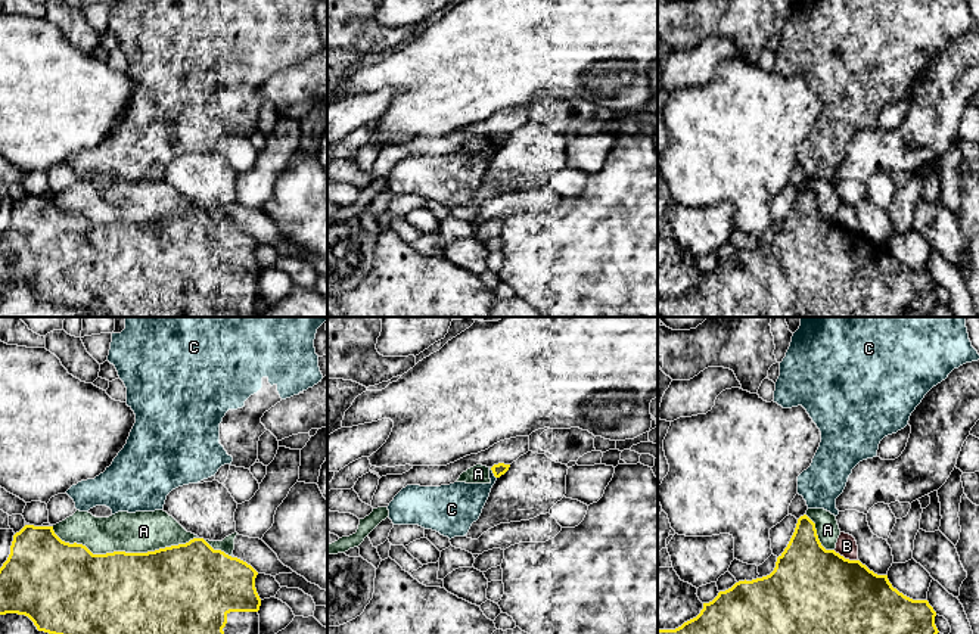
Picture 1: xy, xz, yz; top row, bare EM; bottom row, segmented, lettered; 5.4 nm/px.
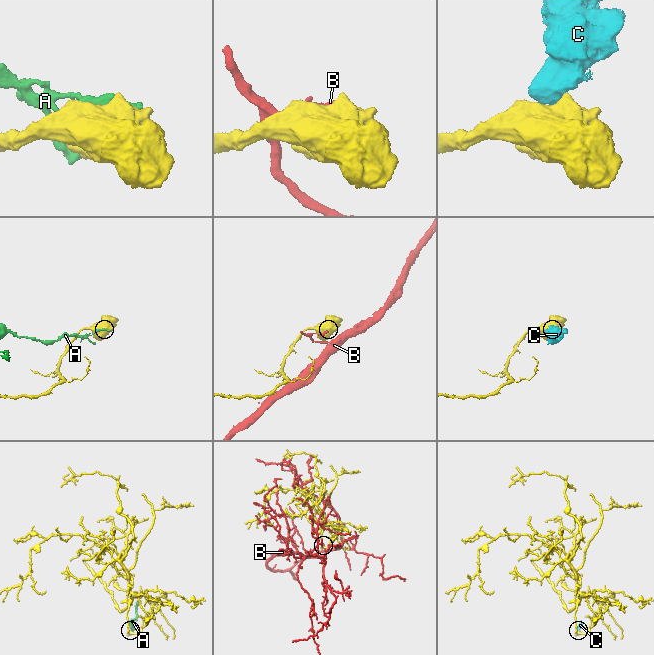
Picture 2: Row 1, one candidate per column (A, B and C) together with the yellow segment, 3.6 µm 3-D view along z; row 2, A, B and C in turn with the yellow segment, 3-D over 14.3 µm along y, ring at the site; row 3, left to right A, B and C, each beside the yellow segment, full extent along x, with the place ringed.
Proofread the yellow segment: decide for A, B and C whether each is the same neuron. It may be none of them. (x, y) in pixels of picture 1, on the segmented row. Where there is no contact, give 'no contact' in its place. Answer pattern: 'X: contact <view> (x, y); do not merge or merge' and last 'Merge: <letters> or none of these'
A: contact xy (124, 552); do not merge
B: contact yz (844, 558); do not merge
C: contact xz (493, 472); do not merge
Merge: none of these

